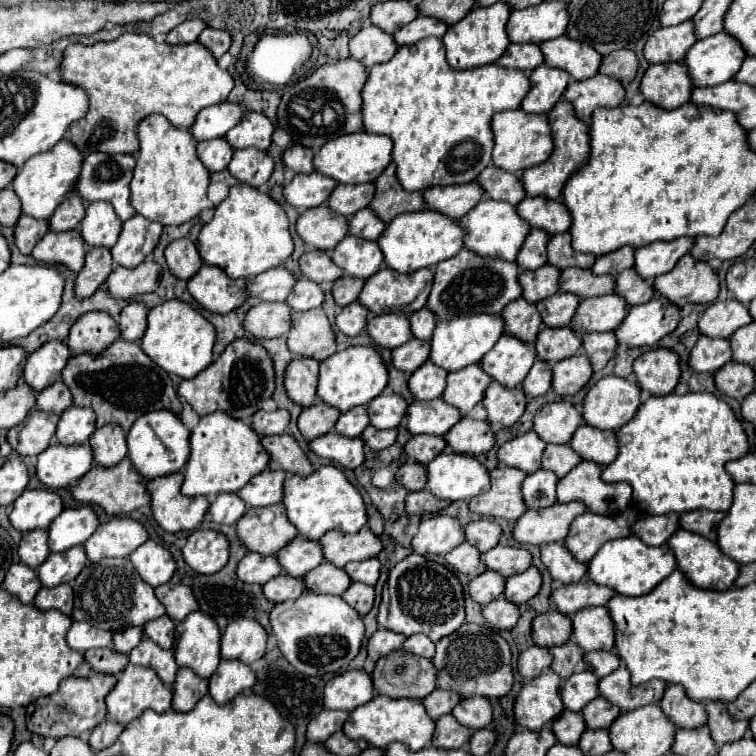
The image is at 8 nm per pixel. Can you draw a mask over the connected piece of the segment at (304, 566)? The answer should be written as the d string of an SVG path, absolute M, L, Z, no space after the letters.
M294 537L276 553L276 557L284 573L290 577L302 577L302 573L318 567L324 559L322 551L318 549L318 541L302 541L302 537Z

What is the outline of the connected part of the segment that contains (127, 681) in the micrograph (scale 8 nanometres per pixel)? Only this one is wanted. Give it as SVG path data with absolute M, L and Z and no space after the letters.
M128 663L118 677L118 683L106 697L108 719L126 725L144 709L158 713L170 709L170 689L162 685L152 669L142 669Z

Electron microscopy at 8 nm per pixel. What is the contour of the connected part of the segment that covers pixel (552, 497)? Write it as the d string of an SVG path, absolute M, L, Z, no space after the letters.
M538 469L536 473L526 475L522 481L522 497L528 509L544 509L556 503L556 483L554 473Z

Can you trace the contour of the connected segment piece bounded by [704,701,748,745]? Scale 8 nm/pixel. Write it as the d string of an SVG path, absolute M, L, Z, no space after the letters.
M710 701L704 705L704 709L708 713L706 725L710 727L710 735L716 745L738 741L748 731L748 721L734 721L726 713L726 705L718 705L718 701Z

